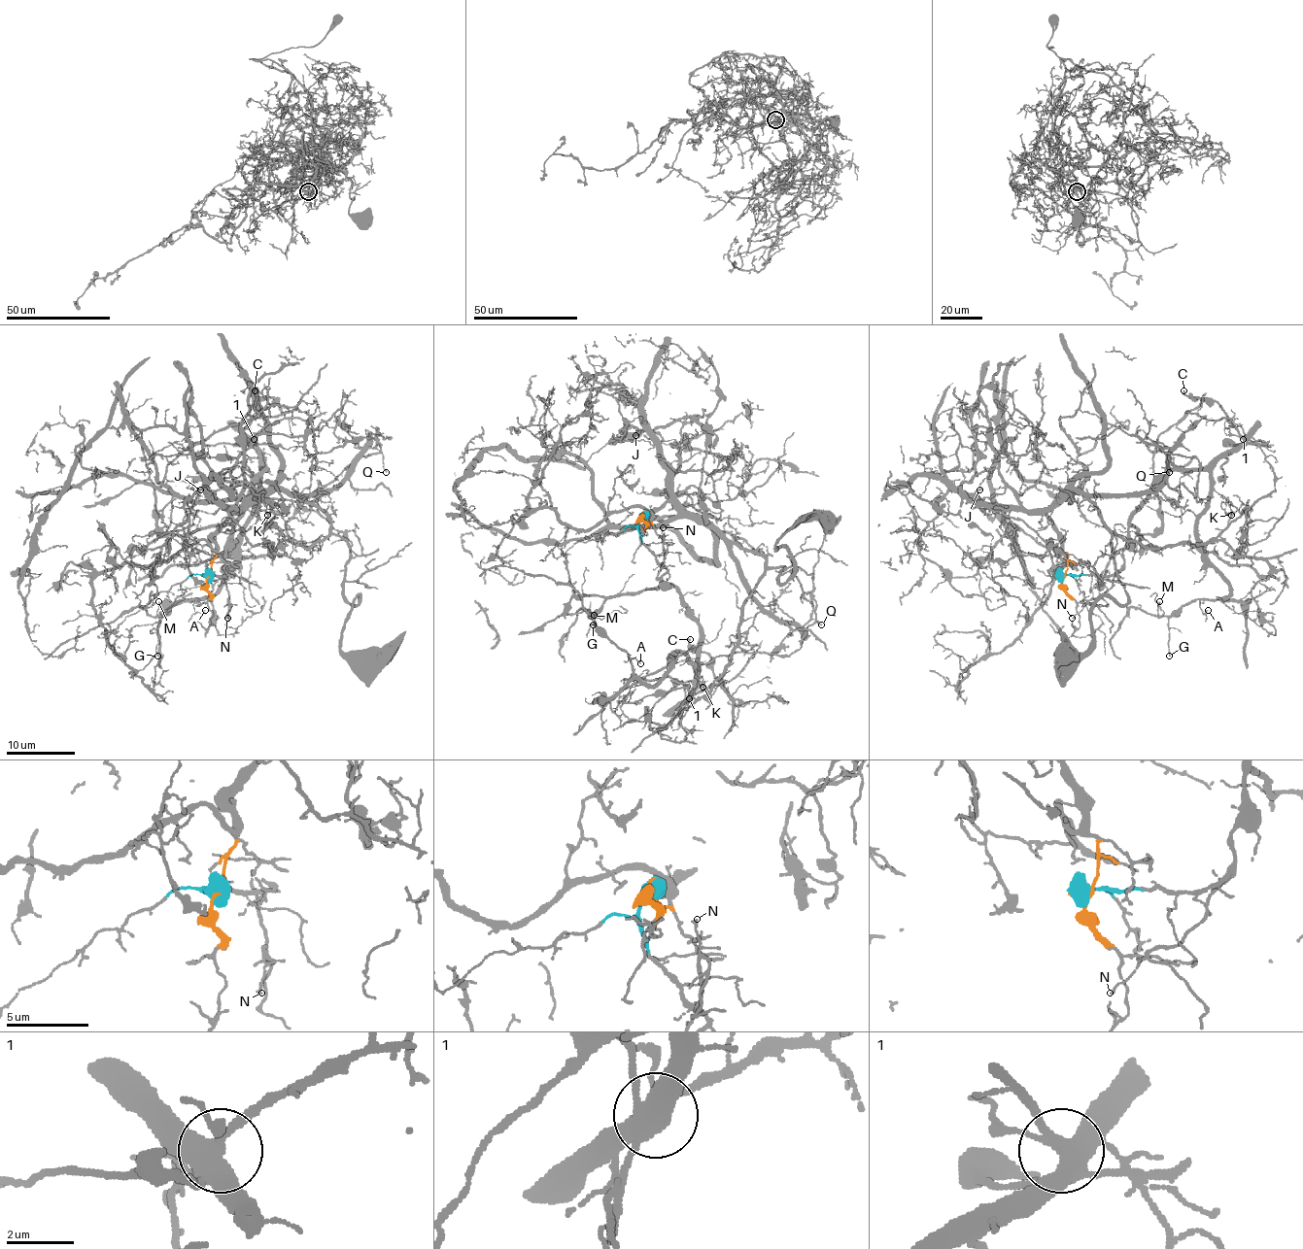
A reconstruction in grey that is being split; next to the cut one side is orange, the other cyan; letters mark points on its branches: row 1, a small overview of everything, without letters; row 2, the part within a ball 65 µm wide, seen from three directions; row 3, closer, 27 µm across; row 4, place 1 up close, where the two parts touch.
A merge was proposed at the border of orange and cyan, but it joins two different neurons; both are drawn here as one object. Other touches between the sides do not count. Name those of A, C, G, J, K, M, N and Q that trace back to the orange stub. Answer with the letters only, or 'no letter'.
J

